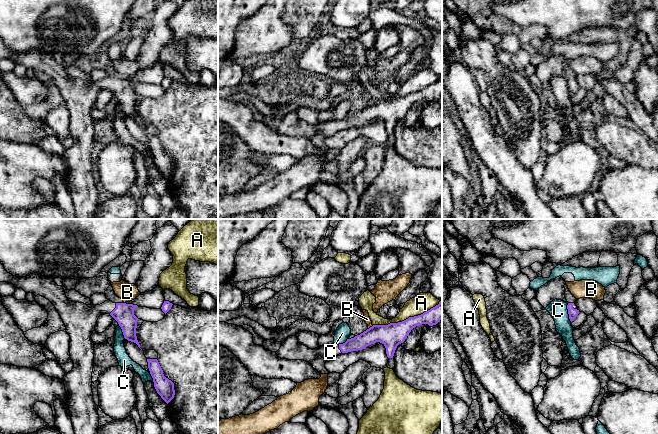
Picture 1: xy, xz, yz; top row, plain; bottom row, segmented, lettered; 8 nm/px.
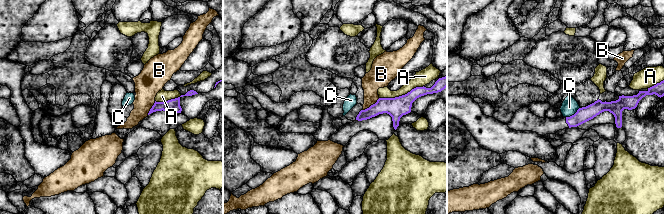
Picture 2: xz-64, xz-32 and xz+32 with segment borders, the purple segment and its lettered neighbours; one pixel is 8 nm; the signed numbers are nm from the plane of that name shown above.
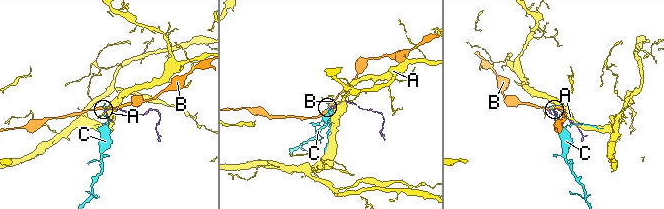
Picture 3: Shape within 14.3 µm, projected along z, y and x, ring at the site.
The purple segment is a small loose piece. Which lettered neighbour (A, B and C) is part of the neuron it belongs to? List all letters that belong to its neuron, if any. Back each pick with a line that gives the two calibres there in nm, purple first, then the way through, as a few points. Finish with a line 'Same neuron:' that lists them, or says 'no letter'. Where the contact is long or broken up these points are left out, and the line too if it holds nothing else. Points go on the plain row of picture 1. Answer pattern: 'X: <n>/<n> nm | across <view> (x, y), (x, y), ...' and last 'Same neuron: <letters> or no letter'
Same neuron: no letter

